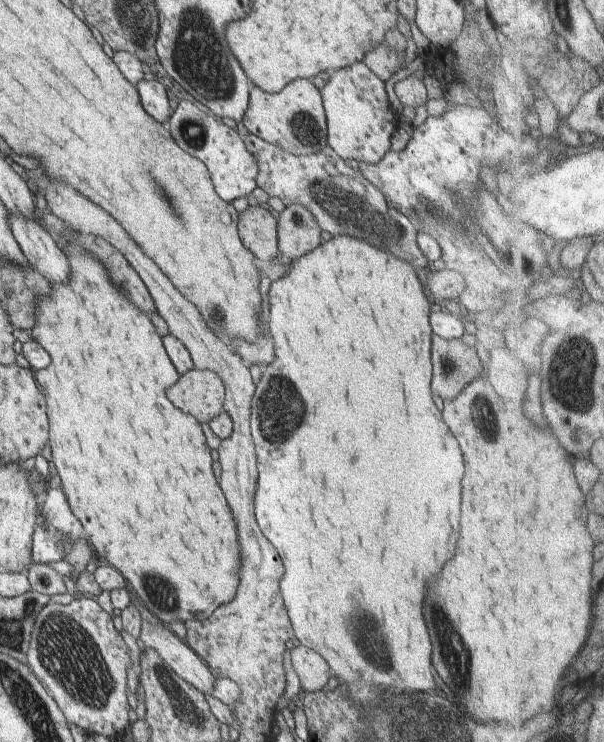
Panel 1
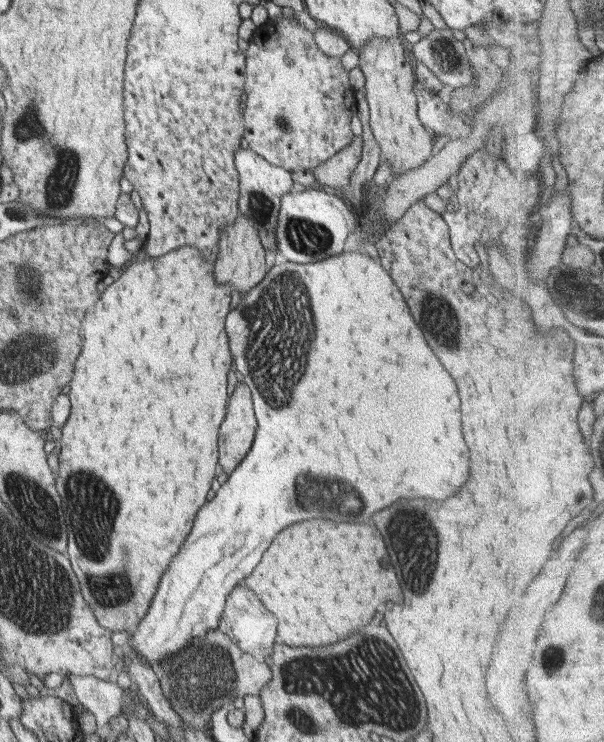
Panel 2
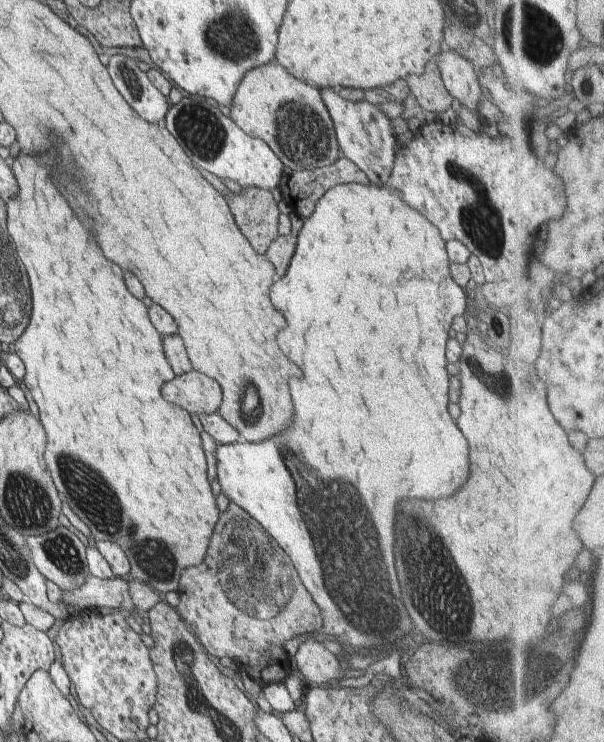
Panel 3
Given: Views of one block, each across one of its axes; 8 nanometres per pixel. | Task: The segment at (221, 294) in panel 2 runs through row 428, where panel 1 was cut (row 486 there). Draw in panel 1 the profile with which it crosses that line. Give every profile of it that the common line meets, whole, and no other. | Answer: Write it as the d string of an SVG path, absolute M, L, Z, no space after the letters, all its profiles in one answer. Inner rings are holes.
M69 243L59 244L65 256L70 262L70 282L66 284L51 284L52 292L44 296L44 300L38 302L36 308L36 324L30 331L32 338L38 342L50 354L50 365L47 368L34 372L36 383L39 385L47 405L47 418L49 421L49 444L52 449L52 461L56 472L62 479L62 489L66 494L66 500L72 514L78 518L83 527L84 535L89 545L94 550L97 560L114 566L127 581L128 587L134 586L134 597L138 596L144 604L144 608L156 617L160 624L169 627L170 624L188 620L206 620L222 604L234 600L239 584L238 570L242 568L240 560L240 548L236 538L236 526L234 526L234 514L230 510L230 504L226 504L226 496L220 489L218 480L214 476L211 449L208 447L202 426L194 416L178 410L166 397L166 390L174 386L179 380L179 374L170 361L164 349L161 337L157 334L151 316L138 310L124 294L118 292L118 288L110 282L110 276L106 266L94 258L88 250L78 250Z

